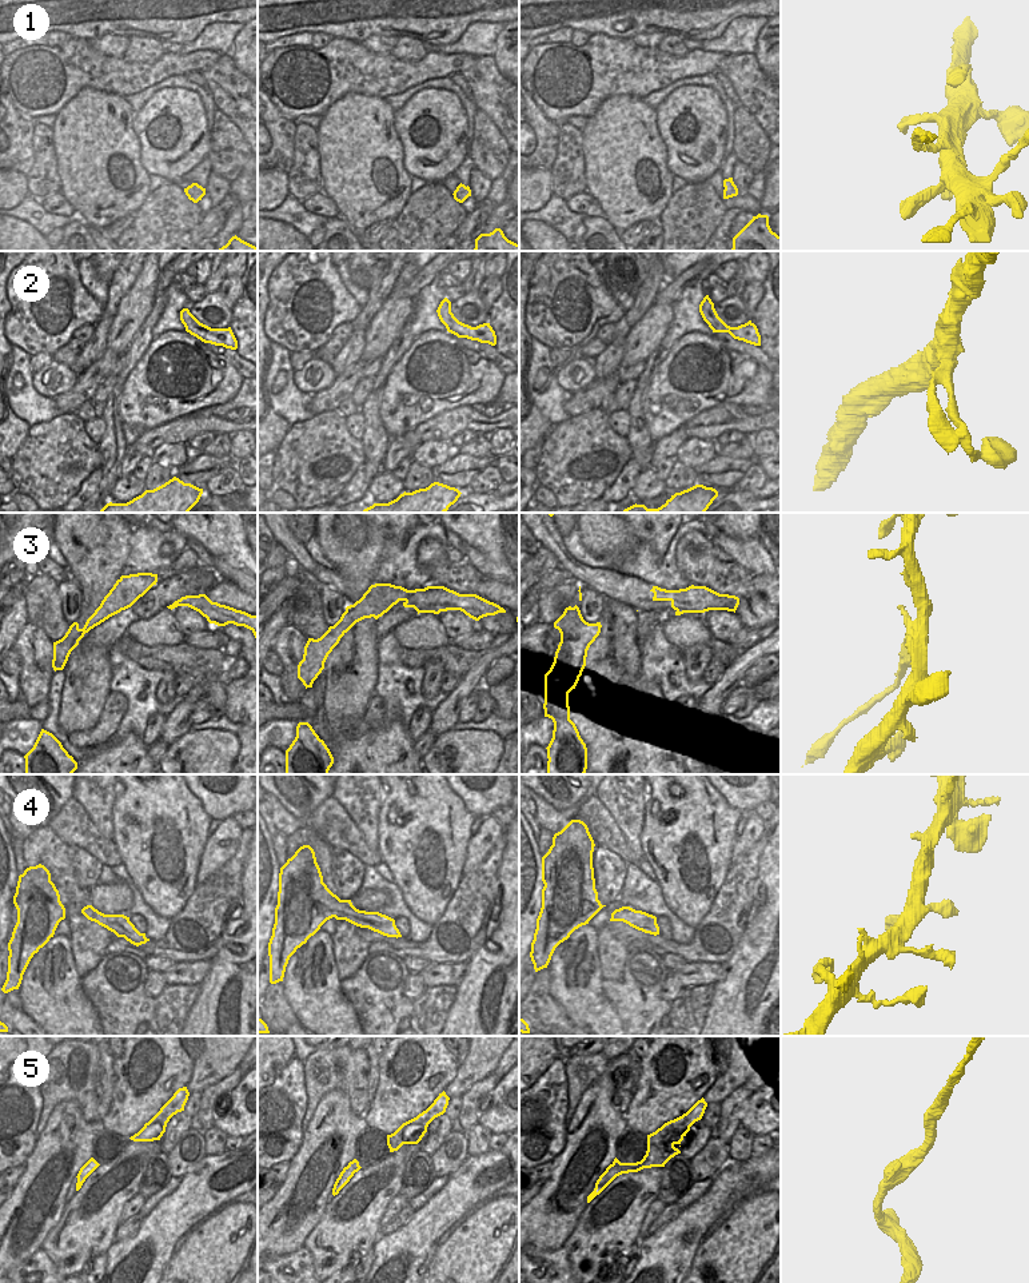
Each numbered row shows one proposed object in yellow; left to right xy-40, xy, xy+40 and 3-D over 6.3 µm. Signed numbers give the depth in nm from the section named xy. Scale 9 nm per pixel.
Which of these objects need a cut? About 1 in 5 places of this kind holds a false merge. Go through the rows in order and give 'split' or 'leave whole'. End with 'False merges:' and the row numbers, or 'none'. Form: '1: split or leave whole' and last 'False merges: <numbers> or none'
1: split
2: leave whole
3: split
4: leave whole
5: leave whole
False merges: 1, 3

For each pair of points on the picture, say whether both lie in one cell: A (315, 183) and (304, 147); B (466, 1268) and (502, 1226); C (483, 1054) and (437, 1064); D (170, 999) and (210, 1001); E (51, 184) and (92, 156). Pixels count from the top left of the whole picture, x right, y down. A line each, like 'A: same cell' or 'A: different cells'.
A: same cell
B: same cell
C: different cells
D: different cells
E: different cells

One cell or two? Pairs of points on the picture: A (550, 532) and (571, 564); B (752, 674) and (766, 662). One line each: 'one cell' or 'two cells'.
A: one cell
B: one cell

